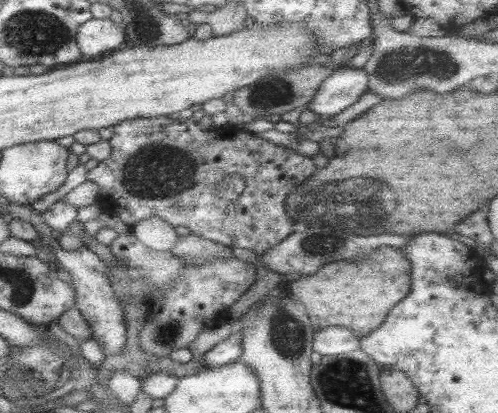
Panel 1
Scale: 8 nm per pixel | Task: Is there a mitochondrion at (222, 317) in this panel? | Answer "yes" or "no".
no

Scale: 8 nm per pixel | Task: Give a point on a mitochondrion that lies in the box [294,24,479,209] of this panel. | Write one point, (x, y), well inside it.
(442, 65)

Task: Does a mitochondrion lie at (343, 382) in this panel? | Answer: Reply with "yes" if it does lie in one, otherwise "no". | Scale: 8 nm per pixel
yes

